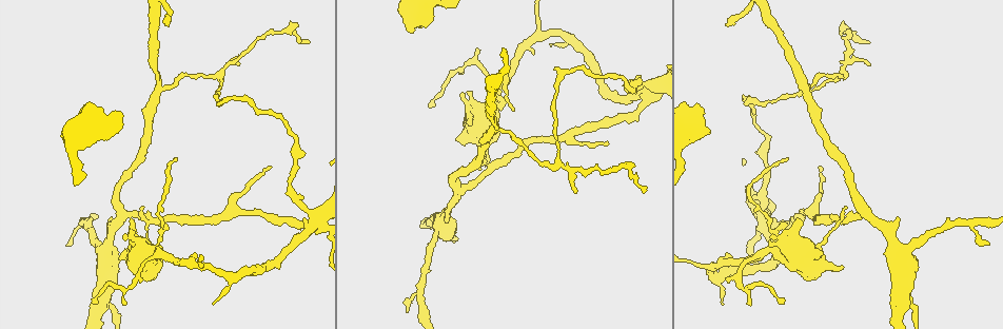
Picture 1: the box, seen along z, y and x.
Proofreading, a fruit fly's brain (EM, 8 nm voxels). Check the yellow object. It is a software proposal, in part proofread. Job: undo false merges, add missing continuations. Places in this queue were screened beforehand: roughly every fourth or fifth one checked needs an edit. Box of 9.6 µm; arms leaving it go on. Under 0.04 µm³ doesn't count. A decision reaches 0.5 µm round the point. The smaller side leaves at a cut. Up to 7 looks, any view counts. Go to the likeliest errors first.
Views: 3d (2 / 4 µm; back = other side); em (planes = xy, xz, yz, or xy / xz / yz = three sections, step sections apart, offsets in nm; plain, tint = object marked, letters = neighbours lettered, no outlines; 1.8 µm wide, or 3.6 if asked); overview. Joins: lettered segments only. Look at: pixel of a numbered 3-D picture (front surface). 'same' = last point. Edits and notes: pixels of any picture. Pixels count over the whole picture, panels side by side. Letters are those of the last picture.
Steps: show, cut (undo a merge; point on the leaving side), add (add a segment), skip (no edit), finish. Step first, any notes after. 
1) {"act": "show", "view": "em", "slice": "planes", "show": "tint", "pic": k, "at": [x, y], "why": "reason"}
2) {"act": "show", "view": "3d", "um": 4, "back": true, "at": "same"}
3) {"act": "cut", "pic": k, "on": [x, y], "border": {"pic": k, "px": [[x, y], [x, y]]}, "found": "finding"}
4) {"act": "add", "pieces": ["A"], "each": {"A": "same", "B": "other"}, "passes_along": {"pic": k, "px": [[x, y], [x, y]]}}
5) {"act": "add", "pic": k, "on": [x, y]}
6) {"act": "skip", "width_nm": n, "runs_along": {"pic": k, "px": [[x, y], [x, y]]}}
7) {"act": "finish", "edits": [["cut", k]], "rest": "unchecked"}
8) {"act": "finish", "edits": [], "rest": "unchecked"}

{"act": "show", "view": "3d", "um": 2, "pic": 1, "at": [502, 50], "why": "free end"}

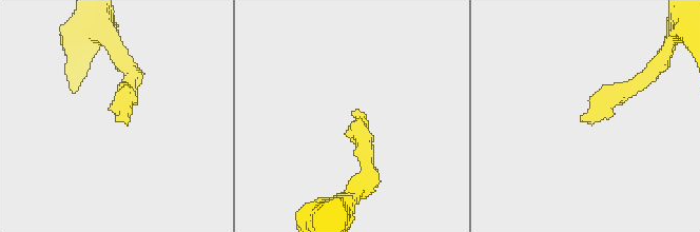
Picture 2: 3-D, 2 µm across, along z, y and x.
{"act": "show", "view": "em", "slice": "planes", "show": "letters", "pic": 2, "at": [358, 110], "why": "shape alone is not enough"}

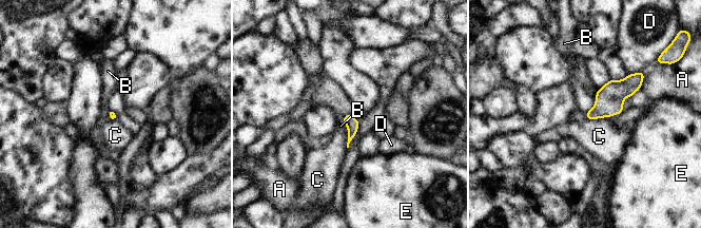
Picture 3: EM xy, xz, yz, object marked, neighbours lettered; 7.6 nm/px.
{"act": "skip", "each": {"A": "other", "B": "other", "C": "other", "D": "other", "E": "other"}, "border": {"pic": 3, "px": [[608, 116], [585, 118]]}, "found": "no lettered segment goes on from it"}

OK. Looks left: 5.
{"act": "show", "view": "em", "slice": "planes", "show": "plain", "pic": 1, "at": [807, 93], "why": "branch point"}

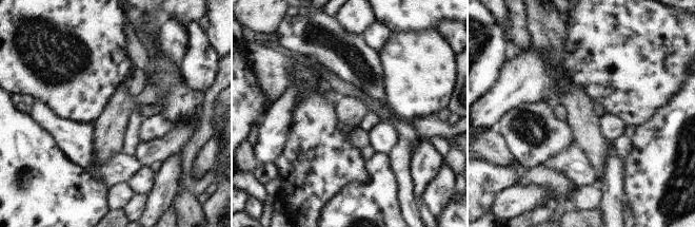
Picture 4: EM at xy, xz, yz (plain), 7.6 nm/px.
{"act": "show", "view": "em", "slice": "planes", "show": "tint", "at": "same", "why": "with the object marked"}

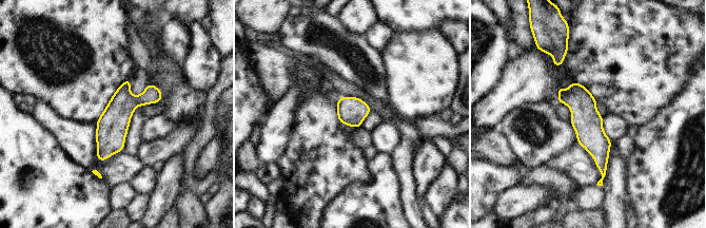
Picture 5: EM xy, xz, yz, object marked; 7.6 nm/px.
{"act": "show", "view": "em", "slice": "planes", "show": "letters", "at": "same", "why": "see the neighbours"}

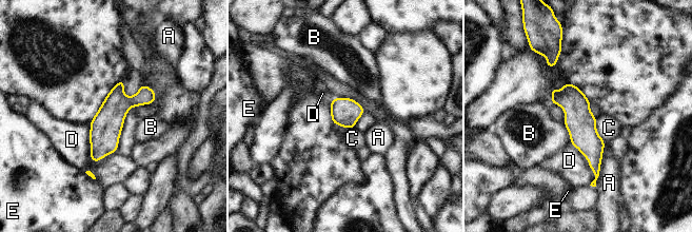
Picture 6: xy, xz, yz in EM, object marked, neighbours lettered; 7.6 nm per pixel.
{"act": "skip", "each": {"A": "other", "B": "other", "C": "other", "D": "other", "E": "other"}, "border": {"pic": 6, "px": [[595, 117], [596, 132], [604, 141]]}, "found": "all the same neuron"}

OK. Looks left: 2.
{"act": "show", "view": "em", "slice": "xz", "step": 8, "show": "letters", "pic": 1, "at": [475, 50], "why": "branch stops here"}

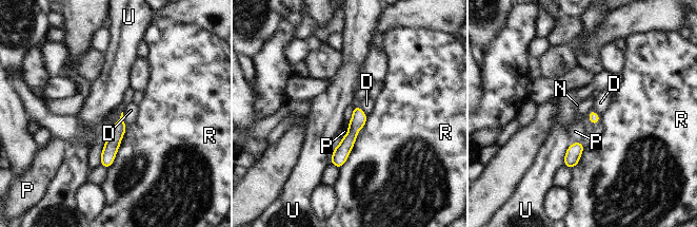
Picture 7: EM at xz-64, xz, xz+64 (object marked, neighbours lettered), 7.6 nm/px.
{"act": "skip", "width_nm": 80, "each": {"D": "other", "N": "other", "P": "other", "R": "other", "U": "other"}, "runs_along": {"pic": 7, "px": [[357, 109], [357, 123], [338, 164]]}, "found": "no lettered segment goes on from it"}

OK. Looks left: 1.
{"act": "finish", "edits": [], "rest": "unchecked"}

